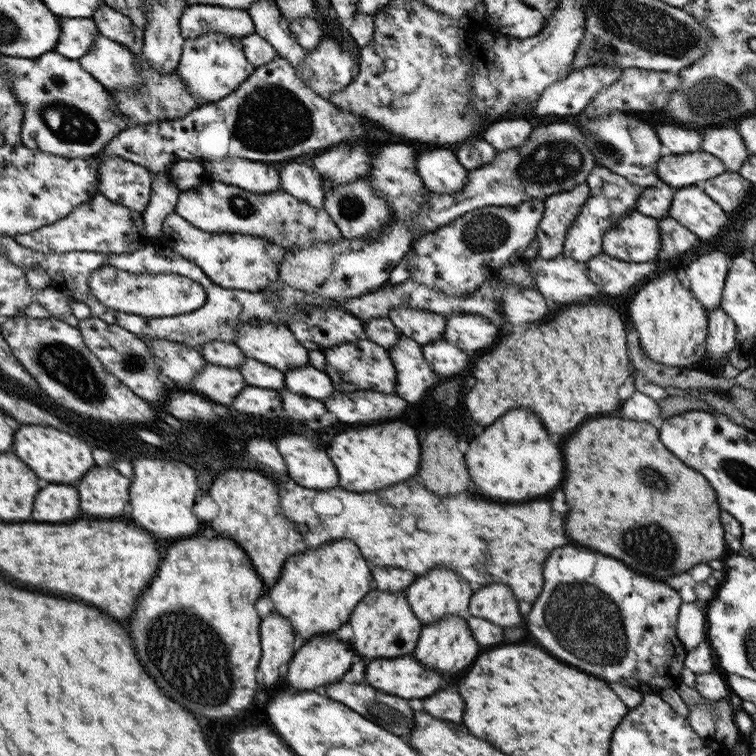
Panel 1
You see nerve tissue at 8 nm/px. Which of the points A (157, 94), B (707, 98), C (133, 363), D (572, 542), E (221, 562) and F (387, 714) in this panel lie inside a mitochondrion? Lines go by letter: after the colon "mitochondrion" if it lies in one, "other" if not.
A: other
B: mitochondrion
C: mitochondrion
D: other
E: other
F: mitochondrion

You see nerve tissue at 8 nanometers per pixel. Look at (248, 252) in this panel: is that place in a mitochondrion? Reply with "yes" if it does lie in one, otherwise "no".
no

